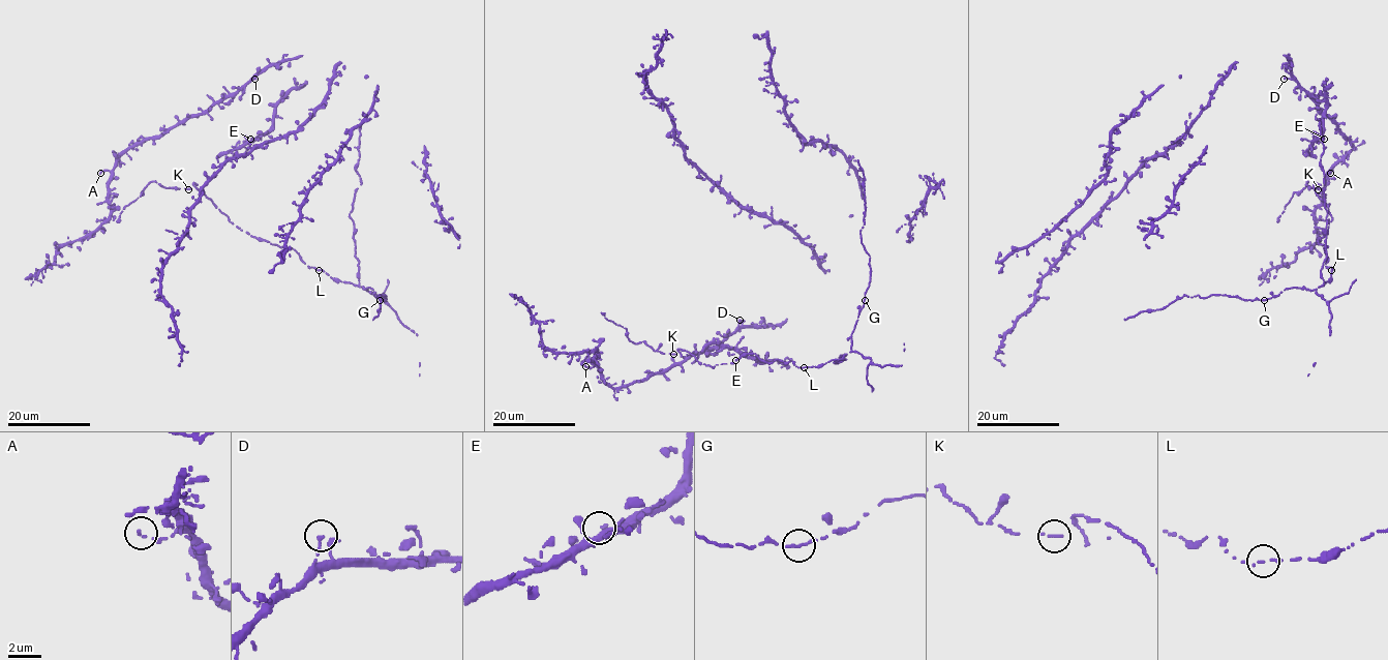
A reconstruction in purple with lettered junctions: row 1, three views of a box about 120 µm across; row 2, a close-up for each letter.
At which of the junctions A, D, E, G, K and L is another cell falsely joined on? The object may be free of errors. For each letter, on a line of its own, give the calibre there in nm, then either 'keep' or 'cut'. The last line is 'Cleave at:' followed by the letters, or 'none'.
A: calibre 180 nm; keep
D: calibre 240 nm; keep
E: calibre 180 nm; keep
G: calibre 240 nm; keep
K: calibre 190 nm; cut
L: calibre 180 nm; keep
Cleave at: K

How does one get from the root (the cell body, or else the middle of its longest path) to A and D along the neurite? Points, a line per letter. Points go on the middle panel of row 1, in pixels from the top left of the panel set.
A: (622, 387), (610, 387), (596, 365), (585, 366)
D: (622, 387), (643, 382), (719, 346), (735, 330), (740, 320)

